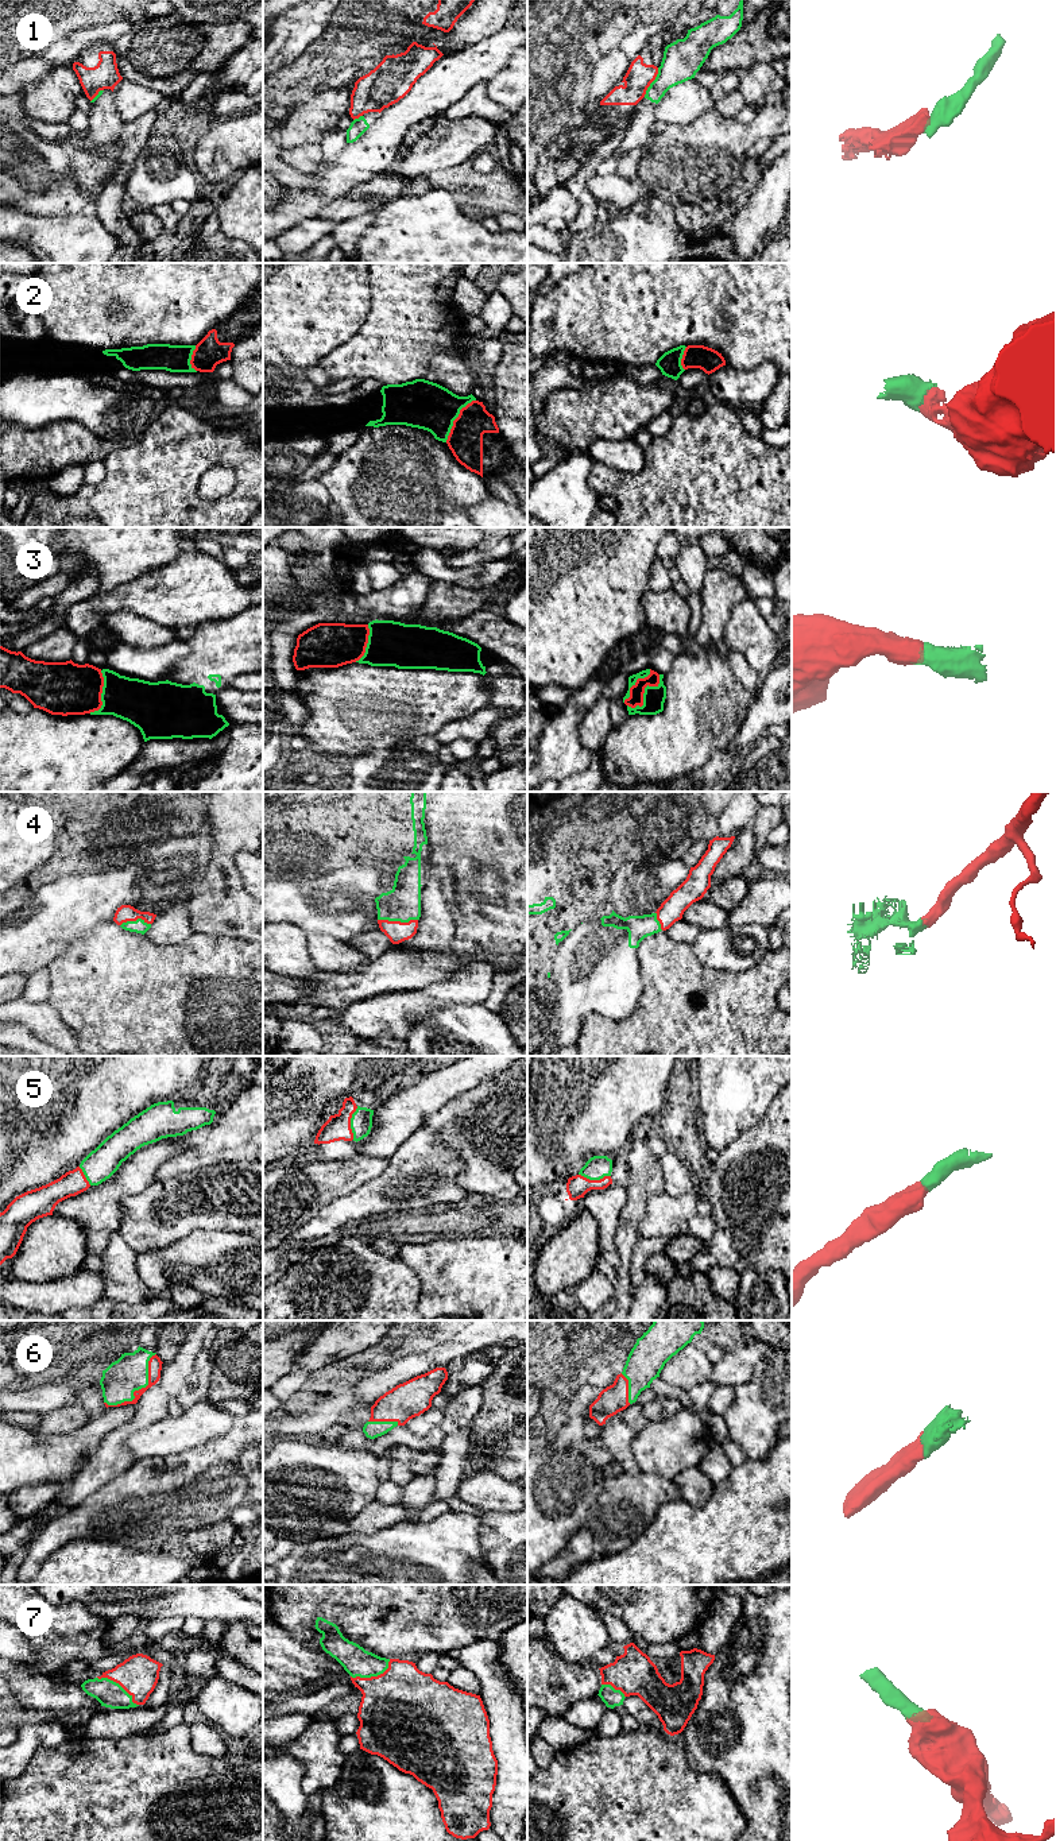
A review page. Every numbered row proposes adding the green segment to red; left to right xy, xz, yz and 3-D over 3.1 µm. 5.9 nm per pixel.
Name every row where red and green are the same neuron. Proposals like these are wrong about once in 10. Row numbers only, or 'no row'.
2, 3, 4, 5, 6, 7

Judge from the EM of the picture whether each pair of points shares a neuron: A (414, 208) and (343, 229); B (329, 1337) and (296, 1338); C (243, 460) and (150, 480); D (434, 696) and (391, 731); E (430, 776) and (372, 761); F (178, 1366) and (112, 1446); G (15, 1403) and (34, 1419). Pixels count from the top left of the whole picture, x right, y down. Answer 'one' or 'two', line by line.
A: two
B: two
C: one
D: one
E: one
F: one
G: two

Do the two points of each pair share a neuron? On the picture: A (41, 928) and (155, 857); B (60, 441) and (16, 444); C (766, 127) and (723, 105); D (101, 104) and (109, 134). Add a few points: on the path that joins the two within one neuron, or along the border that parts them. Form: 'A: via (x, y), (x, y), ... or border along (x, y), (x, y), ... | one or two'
A: via (69, 905), (116, 888), (127, 878) | one
B: via (49, 444), (27, 444) | one
C: border along (714, 108), (724, 116), (734, 118) | two
D: via (103, 111), (105, 127) | one

